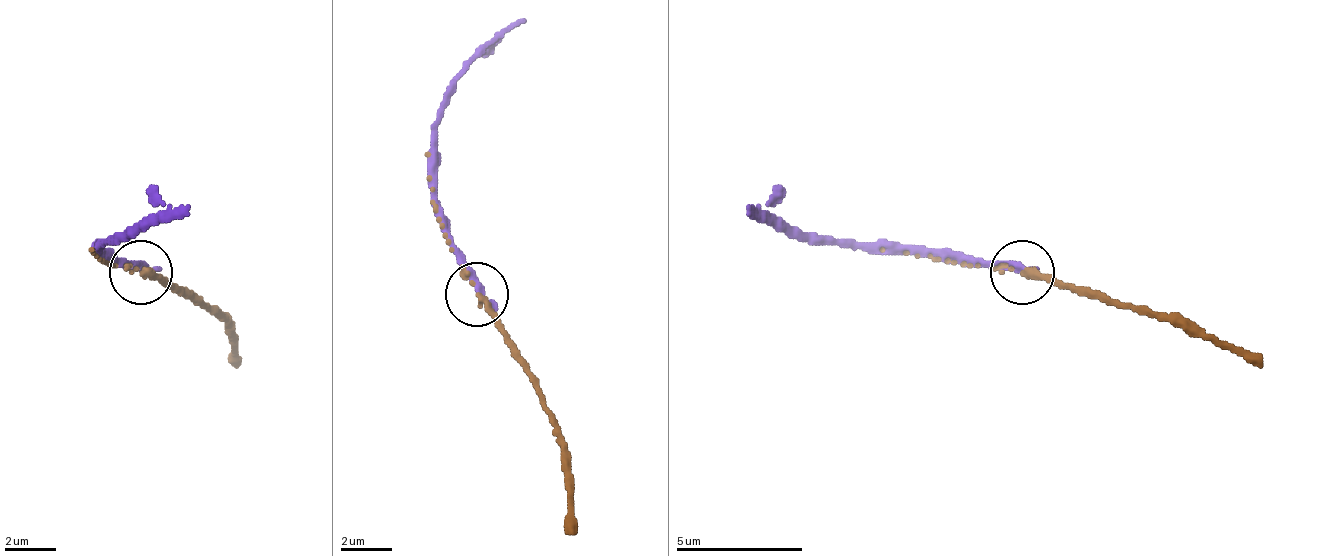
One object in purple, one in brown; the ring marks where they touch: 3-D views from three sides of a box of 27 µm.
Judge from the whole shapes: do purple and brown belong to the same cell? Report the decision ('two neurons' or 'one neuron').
one neuron

